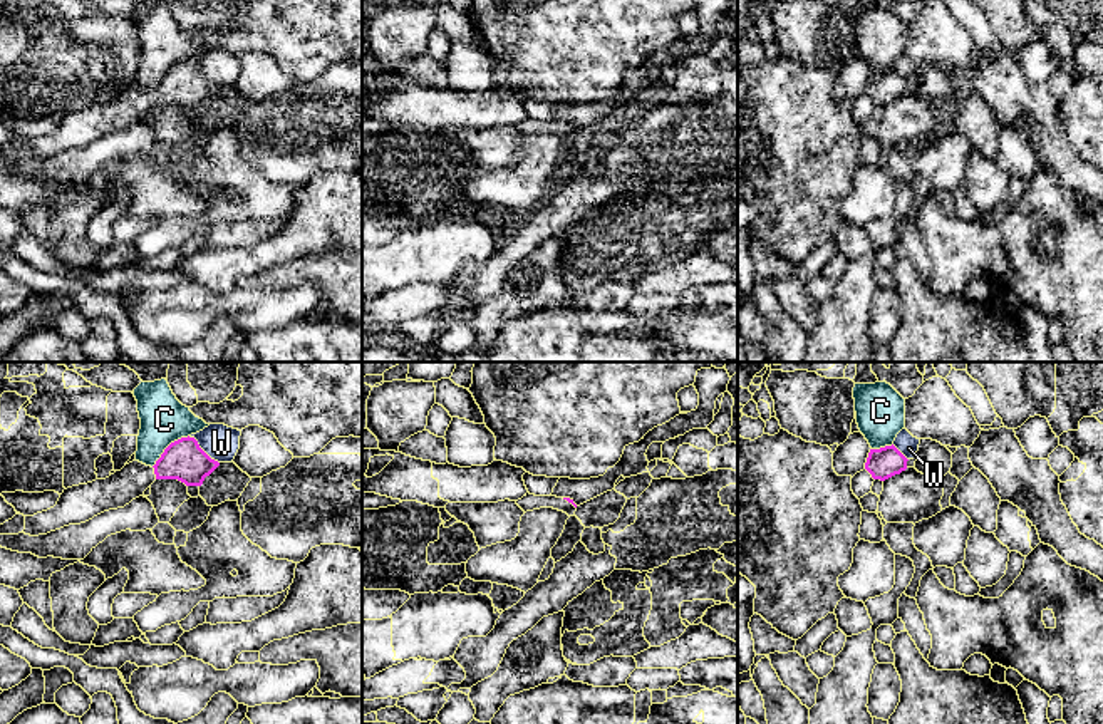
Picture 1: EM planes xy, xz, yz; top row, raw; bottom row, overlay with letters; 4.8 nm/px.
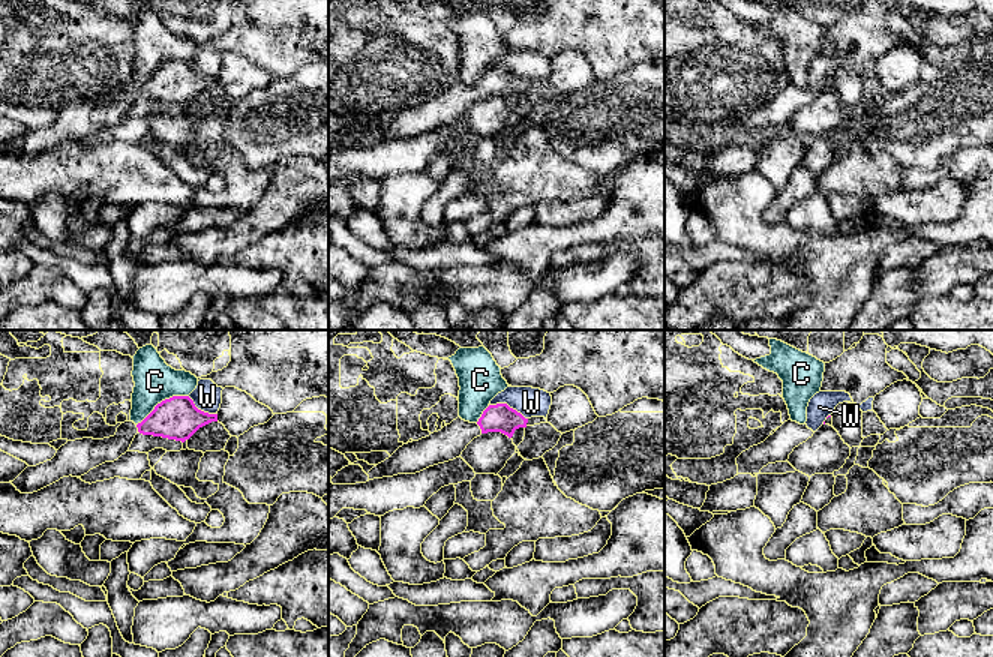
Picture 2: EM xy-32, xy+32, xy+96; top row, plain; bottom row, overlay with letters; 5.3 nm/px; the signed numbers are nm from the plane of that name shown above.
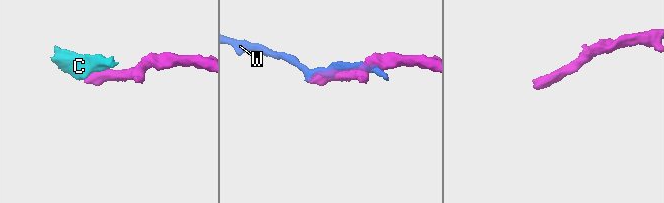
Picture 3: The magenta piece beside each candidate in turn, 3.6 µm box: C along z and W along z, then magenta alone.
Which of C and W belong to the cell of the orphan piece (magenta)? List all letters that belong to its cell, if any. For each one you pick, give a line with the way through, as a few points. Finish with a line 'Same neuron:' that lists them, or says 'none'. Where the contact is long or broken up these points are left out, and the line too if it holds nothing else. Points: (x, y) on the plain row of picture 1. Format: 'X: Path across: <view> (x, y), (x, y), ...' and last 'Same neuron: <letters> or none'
Same neuron: none

